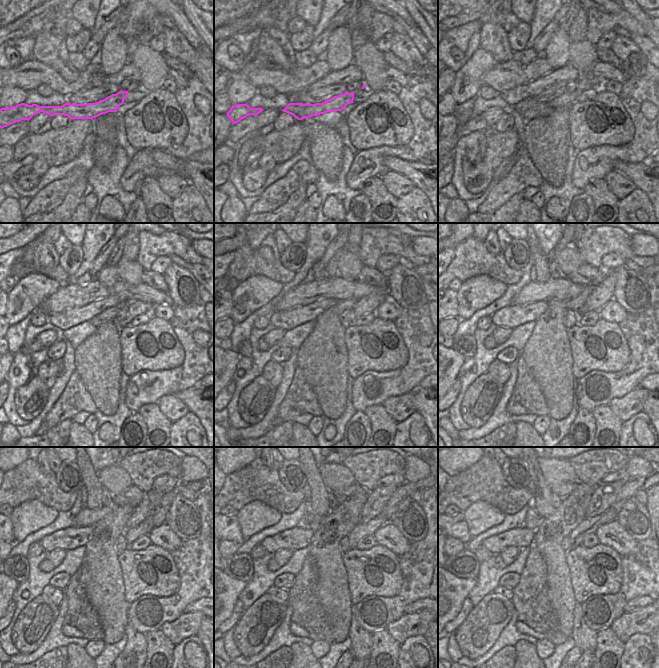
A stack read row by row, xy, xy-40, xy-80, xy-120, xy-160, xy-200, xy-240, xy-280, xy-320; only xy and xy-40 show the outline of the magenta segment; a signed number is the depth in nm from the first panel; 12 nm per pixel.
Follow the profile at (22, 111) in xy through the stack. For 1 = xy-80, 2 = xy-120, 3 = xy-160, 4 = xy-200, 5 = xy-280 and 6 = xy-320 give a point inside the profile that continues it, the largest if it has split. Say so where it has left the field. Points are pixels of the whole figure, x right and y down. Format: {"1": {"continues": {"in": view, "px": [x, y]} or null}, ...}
{"1": {"continues": {"in": "xy-80", "px": [565, 100]}}, "2": {"continues": {"in": "xy-120", "px": [137, 307]}}, "3": {"continues": {"in": "xy-160", "px": [368, 304]}}, "4": {"continues": {"in": "xy-200", "px": [601, 294]}}, "5": {"continues": {"in": "xy-280", "px": [404, 490]}}, "6": {"continues": {"in": "xy-320", "px": [631, 487]}}}

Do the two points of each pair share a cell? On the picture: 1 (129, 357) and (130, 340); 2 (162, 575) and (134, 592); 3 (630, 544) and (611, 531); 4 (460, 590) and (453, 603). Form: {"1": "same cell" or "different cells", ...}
{"1": "same cell", "2": "same cell", "3": "same cell", "4": "same cell"}

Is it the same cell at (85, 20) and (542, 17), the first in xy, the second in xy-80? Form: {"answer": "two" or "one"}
{"answer": "two"}

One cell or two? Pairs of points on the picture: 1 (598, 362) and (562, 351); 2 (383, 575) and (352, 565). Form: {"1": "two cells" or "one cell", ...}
{"1": "two cells", "2": "one cell"}

